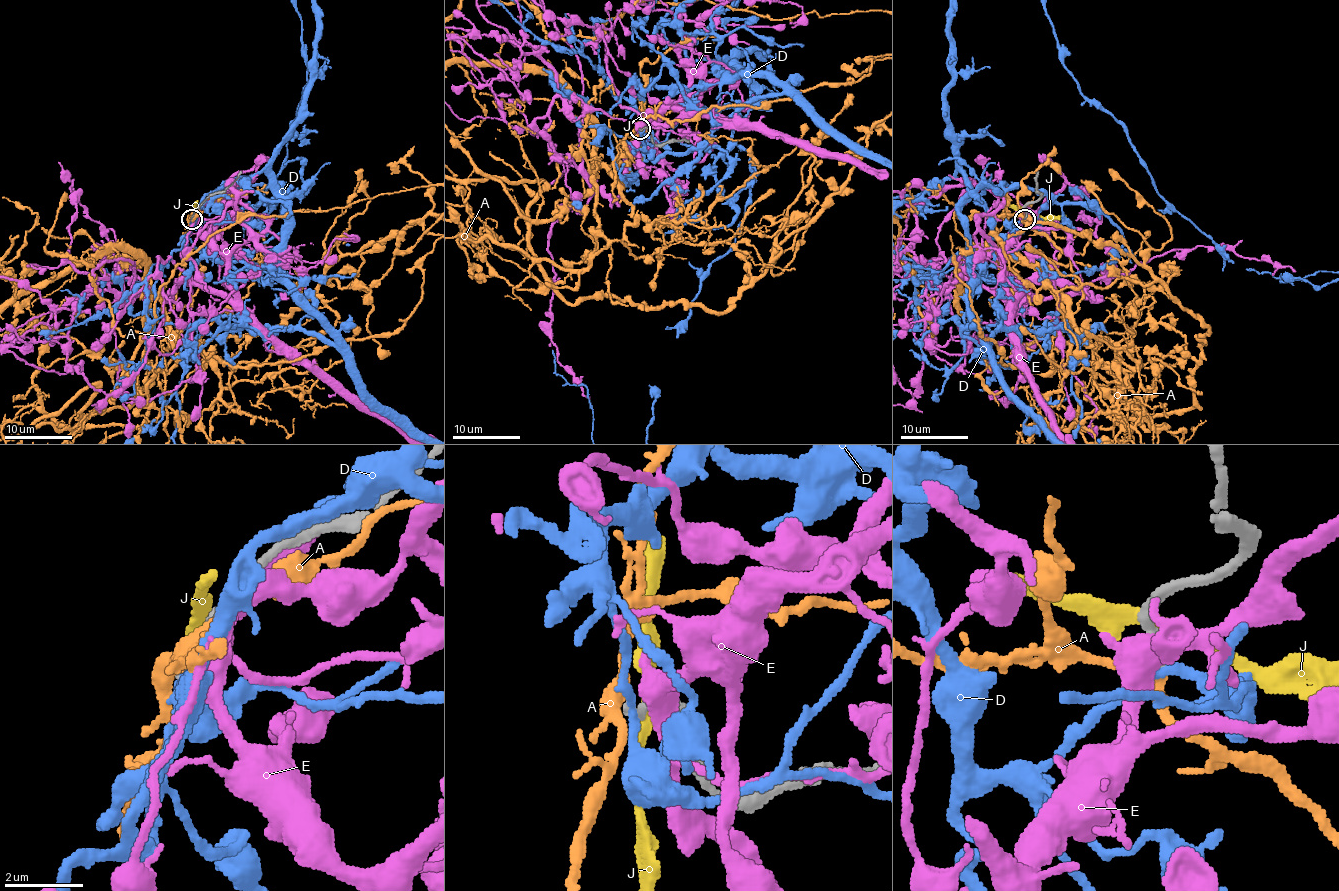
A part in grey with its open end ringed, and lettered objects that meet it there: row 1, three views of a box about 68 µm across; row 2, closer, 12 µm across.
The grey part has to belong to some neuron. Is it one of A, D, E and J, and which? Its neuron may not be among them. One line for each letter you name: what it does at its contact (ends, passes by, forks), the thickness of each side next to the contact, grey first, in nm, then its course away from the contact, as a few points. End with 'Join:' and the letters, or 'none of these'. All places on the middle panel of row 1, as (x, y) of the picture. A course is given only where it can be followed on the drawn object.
Join: none of these

